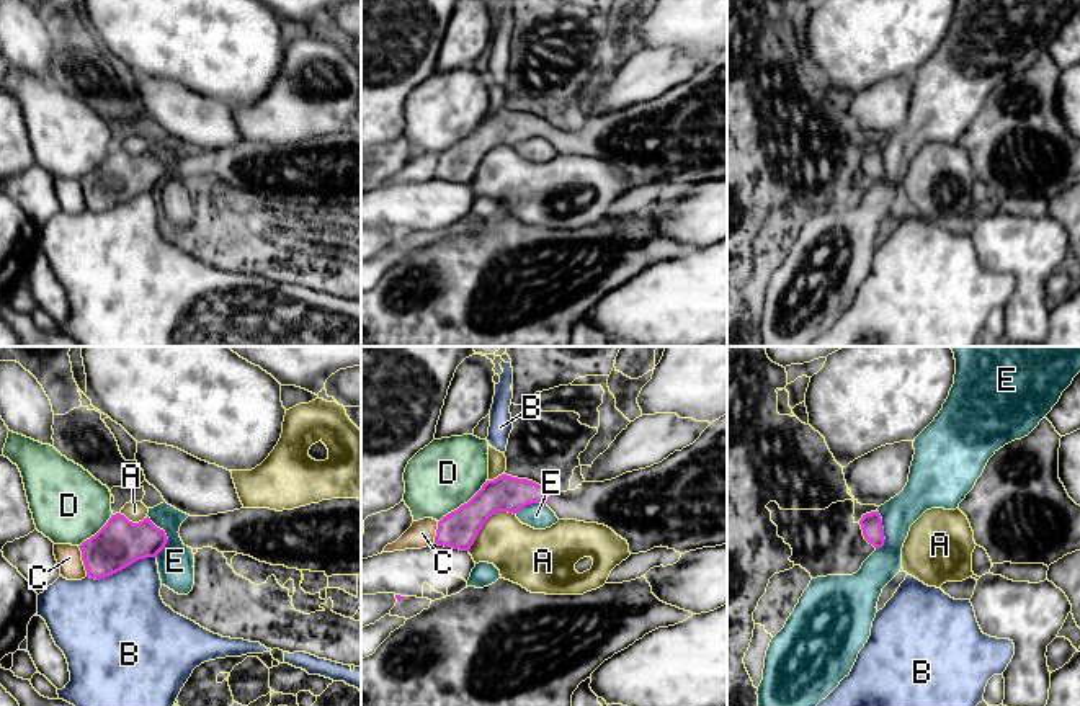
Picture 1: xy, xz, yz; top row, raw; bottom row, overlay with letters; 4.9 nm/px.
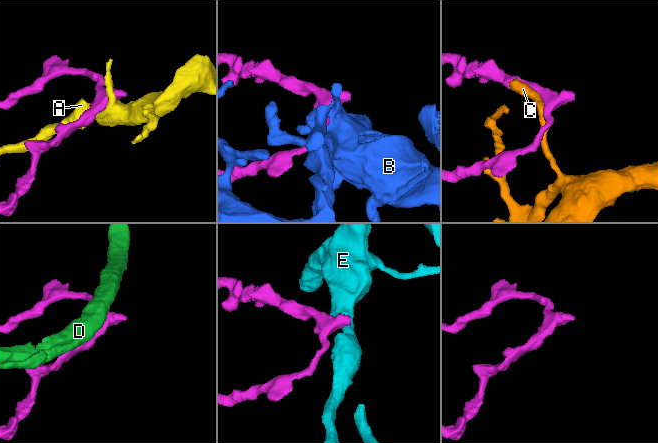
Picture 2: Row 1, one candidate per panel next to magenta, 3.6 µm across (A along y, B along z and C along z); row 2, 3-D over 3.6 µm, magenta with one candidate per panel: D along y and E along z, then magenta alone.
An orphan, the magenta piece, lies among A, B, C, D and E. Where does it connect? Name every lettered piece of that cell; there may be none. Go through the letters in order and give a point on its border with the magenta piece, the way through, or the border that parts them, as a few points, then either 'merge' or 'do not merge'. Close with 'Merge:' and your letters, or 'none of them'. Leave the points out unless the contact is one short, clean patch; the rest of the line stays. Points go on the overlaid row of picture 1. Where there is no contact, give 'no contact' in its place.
A: meets magenta in xz at (486, 520); do not merge
B: meets magenta in xy at (121, 569); do not merge
C: meets magenta in xy at (82, 559); do not merge
D: meets magenta in xz at (464, 504); do not merge
E: meets magenta in xy at (165, 535); border along xy (147, 515), (167, 538), (165, 546), (157, 556); do not merge
Merge: none of them

